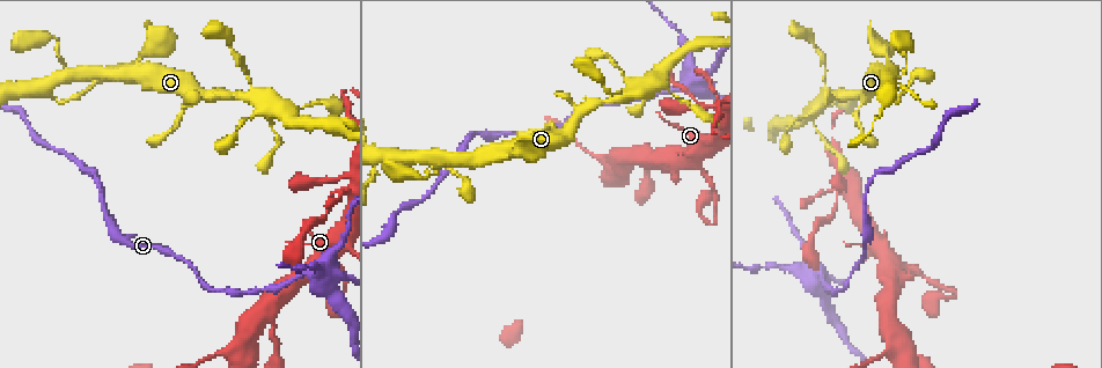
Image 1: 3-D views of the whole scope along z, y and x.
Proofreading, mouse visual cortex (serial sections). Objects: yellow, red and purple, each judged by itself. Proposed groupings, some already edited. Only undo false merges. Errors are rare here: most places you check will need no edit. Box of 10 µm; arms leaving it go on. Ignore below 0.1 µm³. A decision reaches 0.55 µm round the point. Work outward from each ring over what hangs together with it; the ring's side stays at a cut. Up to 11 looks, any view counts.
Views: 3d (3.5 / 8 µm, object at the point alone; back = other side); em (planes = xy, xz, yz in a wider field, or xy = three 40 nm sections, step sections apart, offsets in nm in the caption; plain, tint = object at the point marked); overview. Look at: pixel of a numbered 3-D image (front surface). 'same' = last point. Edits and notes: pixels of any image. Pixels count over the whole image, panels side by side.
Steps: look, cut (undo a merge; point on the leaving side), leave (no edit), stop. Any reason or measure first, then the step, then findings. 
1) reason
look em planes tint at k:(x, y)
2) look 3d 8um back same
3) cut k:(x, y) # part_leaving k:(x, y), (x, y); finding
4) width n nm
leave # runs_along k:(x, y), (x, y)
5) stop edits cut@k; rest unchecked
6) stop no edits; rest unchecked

abrupt turn
look 3d 3.5um at 1:(838, 193)

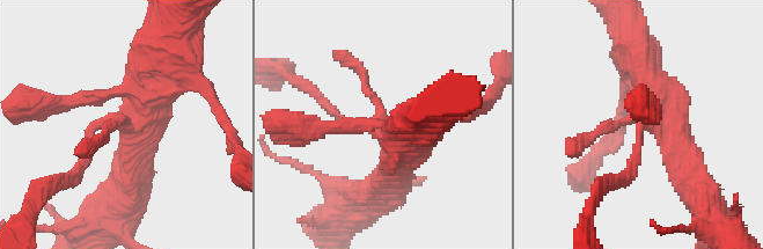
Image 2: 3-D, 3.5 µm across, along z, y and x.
look em xy step 3 tint at 2:(103, 120)

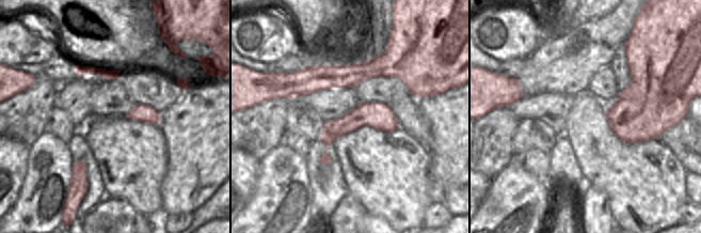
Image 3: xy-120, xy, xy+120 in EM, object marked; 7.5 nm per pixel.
leave # runs_along 2:(394, 163), (397, 145), (325, 104); one cell here

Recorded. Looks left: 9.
abrupt turn
look 3d 3.5um at 1:(621, 94)

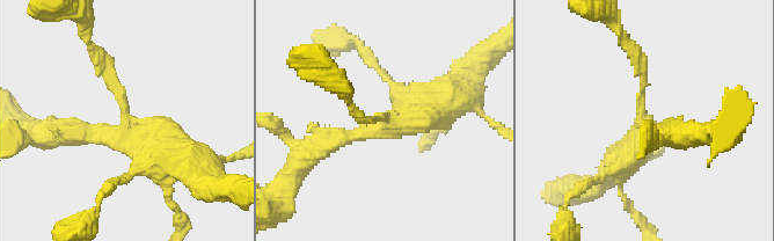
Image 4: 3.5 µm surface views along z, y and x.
look em xy step 2 tint at 4:(128, 135)

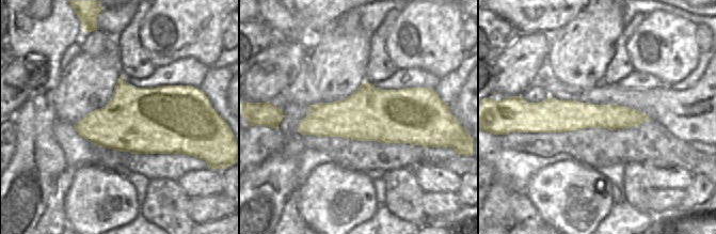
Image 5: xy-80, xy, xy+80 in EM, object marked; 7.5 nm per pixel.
arms 4
leave # runs_along 4:(314, 150), (421, 117), (450, 93); all the same cell

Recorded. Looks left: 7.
a narrow waist
look 3d 3.5um at 1:(266, 287)

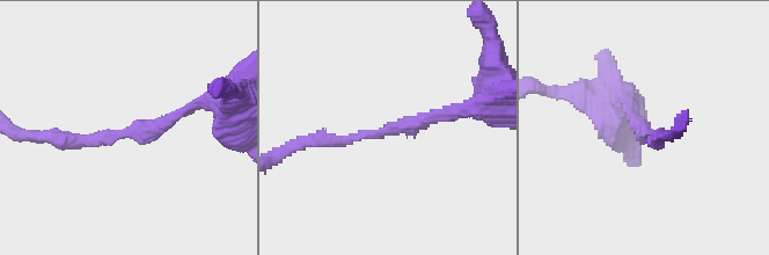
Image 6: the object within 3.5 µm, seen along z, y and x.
arm_widths 150, 200 nm; now the EM
look em xy step 2 tint at 6:(383, 130)

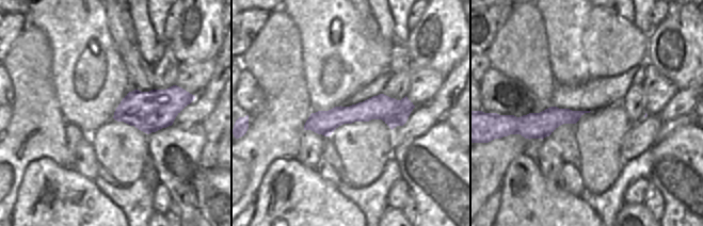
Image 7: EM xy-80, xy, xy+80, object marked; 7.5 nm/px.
leave # runs_along 6:(51, 139), (158, 129), (192, 103); continuous, no second cell

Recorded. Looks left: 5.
abrupt turn
look 3d 3.5um at 1:(697, 82)

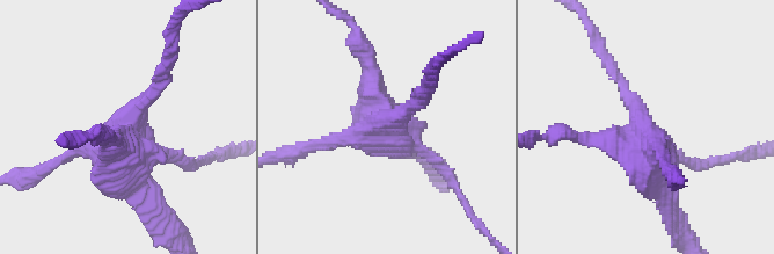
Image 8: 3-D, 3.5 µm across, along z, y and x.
need the tissue
look em xy step 1 tint at 8:(127, 133)

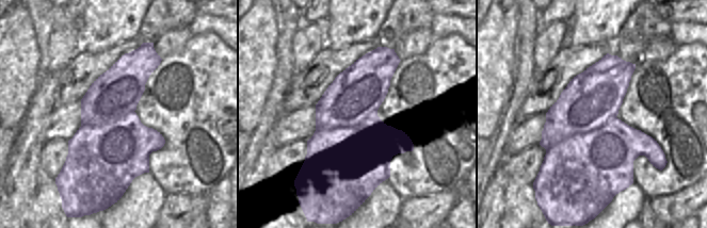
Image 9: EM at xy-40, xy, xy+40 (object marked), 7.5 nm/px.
width 600 nm
cut 8:(594, 142) # two cells meet here

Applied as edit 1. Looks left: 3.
stop edits cut@8; rest unchecked

